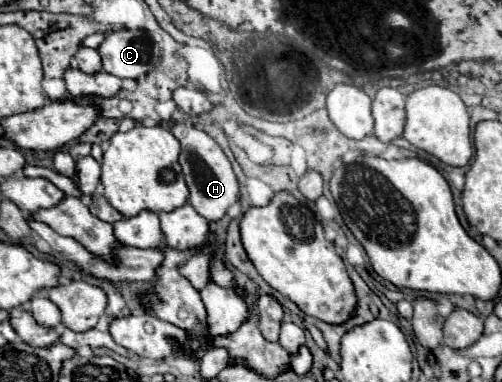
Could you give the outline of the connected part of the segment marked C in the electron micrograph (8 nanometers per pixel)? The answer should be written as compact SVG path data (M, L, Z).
M132 29L108 33L98 53L102 55L102 69L120 79L138 79L142 73L156 69L160 59L160 47L148 33Z

